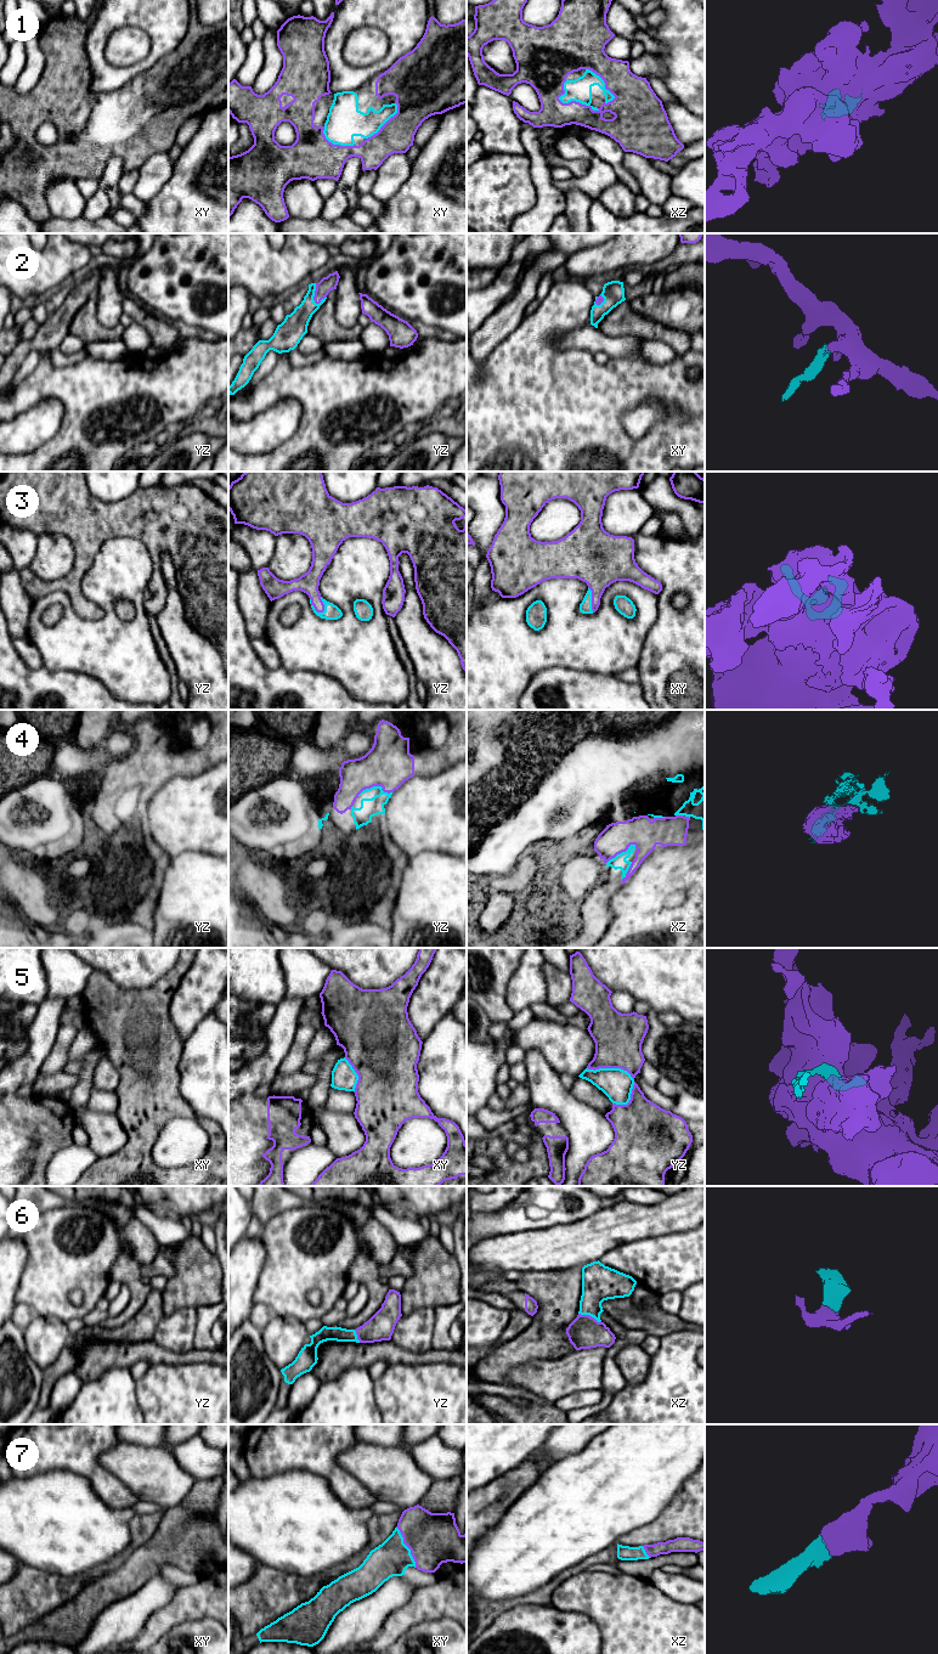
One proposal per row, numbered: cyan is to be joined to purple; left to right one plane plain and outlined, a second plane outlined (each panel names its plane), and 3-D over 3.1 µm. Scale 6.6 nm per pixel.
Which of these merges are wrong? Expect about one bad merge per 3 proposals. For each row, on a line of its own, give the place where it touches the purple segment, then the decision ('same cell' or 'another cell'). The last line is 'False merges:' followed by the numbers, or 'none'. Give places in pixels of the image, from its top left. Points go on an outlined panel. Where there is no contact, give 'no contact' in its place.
1: contact xz (571, 101); same cell
2: contact yz (315, 294); same cell
3: contact yz (315, 609); same cell
4: contact yz (374, 785); same cell
5: contact yz (611, 1067); same cell
6: contact xz (588, 1315); same cell
7: contact xy (407, 1546); same cell
False merges: none

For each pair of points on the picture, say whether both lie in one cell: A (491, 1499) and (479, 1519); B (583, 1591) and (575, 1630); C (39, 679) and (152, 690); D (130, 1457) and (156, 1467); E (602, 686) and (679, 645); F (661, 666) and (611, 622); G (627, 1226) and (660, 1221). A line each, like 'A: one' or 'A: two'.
A: one
B: two
C: two
D: one
E: two
F: two
G: one

